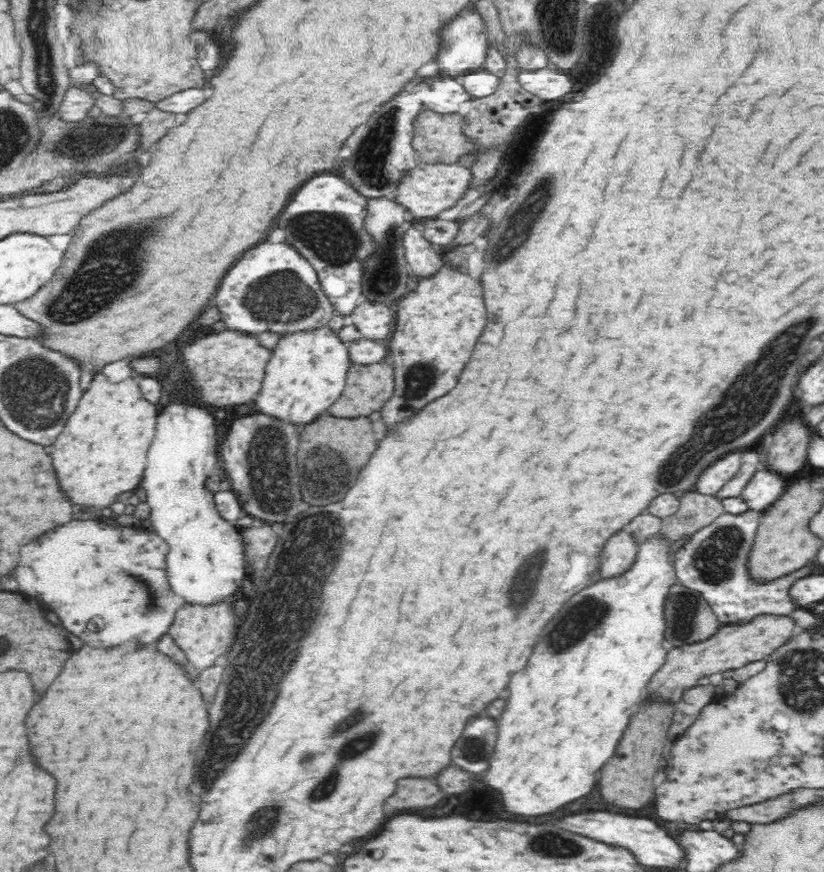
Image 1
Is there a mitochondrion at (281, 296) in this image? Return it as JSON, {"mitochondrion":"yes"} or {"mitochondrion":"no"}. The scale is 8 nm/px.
{"mitochondrion":"yes"}

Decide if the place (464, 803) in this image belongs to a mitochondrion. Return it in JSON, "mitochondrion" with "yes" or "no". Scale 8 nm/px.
{"mitochondrion":"yes"}

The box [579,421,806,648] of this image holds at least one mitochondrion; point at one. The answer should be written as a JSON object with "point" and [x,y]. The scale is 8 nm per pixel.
{"point":[713,560]}

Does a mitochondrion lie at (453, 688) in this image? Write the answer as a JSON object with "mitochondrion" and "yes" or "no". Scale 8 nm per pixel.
{"mitochondrion":"no"}

